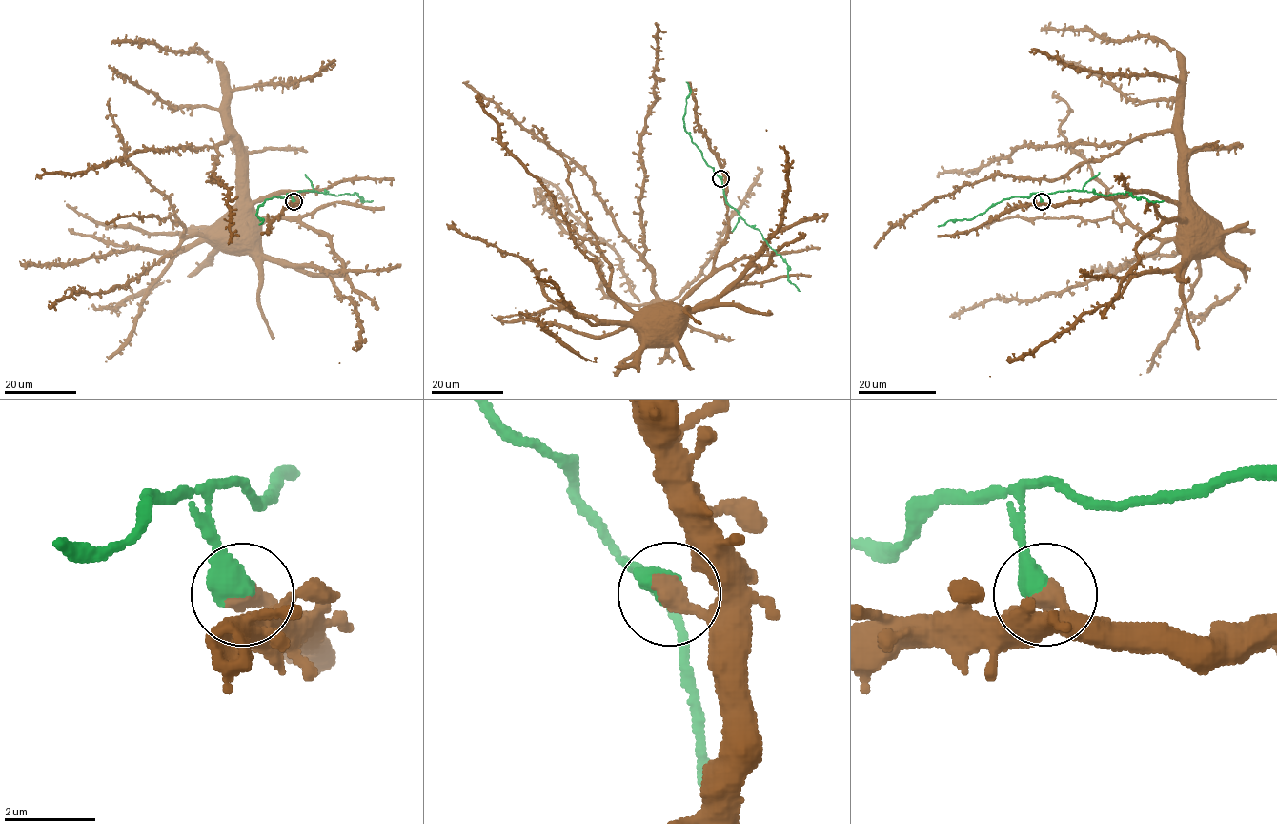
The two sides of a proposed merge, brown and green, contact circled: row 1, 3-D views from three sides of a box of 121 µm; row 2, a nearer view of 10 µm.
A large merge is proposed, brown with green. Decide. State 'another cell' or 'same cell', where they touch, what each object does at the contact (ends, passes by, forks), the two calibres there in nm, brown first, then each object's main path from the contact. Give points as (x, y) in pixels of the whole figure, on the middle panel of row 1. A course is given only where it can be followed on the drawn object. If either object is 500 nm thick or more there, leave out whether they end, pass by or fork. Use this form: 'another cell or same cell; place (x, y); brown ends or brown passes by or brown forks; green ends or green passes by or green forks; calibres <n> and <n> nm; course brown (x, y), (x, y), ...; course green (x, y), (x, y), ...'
another cell; place (720, 178); calibres 440 and 550 nm; course brown (721, 178), (725, 188), (725, 241), (718, 252), (713, 271), (679, 306), (687, 318), (687, 320), (683, 320); course green (721, 178), (719, 176), (724, 200), (780, 256), (788, 266), (789, 280), (800, 291)

